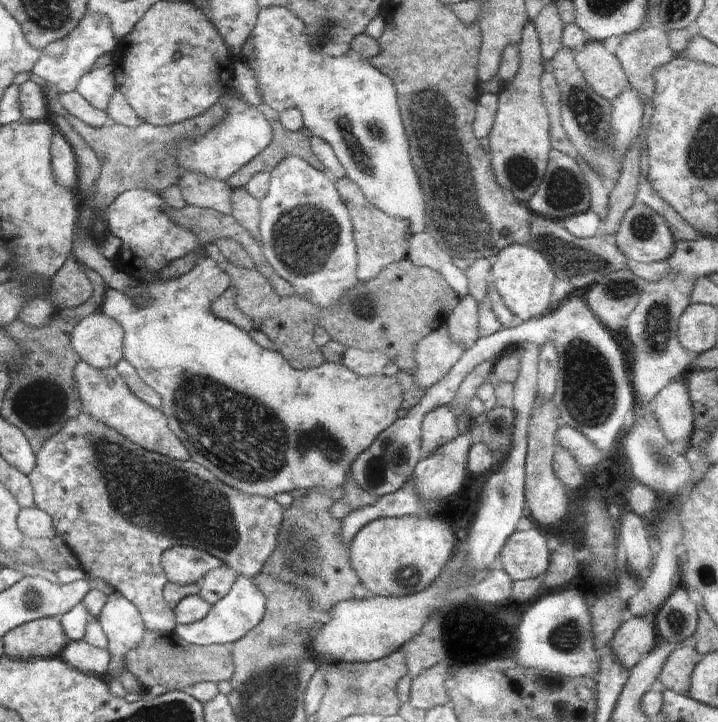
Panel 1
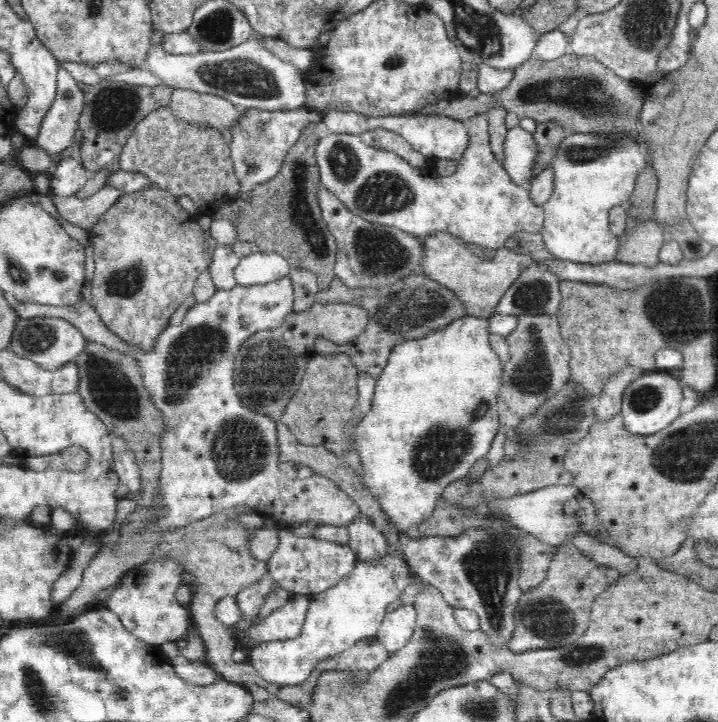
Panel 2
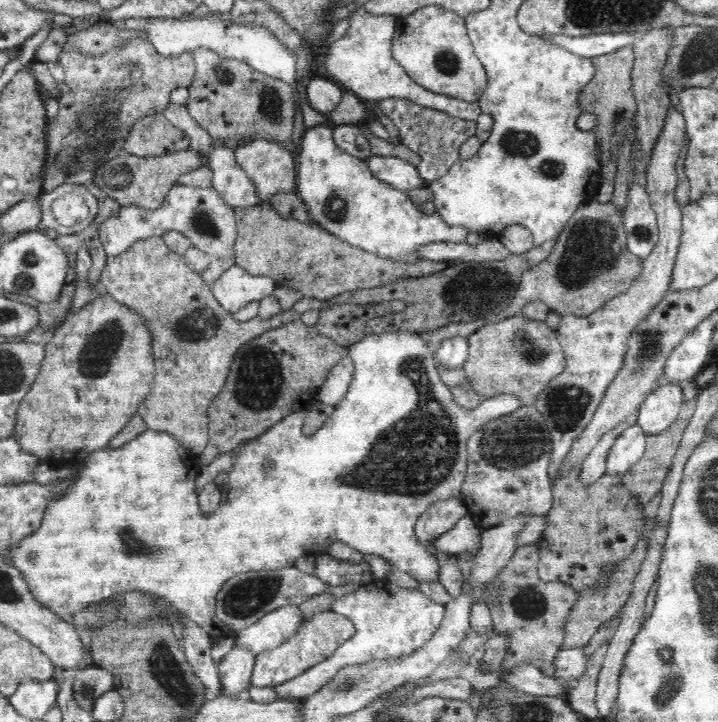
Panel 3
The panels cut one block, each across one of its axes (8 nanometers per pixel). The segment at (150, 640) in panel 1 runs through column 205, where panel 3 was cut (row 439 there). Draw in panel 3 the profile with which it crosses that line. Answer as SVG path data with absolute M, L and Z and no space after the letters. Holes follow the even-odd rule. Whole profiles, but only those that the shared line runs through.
M692 398L692 400L685 400L681 405L681 412L679 413L678 419L674 421L674 424L672 424L670 428L667 428L661 433L646 435L645 451L642 458L623 474L623 485L630 492L638 496L639 502L642 505L648 502L648 500L652 500L652 498L656 496L656 492L660 492L664 479L666 478L667 472L672 464L674 455L676 454L680 441L682 440L684 431L688 424L690 424L690 420L696 410L696 399Z

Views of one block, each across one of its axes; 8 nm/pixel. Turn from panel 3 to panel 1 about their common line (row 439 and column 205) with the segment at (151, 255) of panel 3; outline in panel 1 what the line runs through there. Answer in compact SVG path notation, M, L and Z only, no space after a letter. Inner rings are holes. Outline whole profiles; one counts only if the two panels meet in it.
M184 171L180 174L177 185L187 205L216 210L224 215L232 214L230 196L233 188L228 186L228 181Z

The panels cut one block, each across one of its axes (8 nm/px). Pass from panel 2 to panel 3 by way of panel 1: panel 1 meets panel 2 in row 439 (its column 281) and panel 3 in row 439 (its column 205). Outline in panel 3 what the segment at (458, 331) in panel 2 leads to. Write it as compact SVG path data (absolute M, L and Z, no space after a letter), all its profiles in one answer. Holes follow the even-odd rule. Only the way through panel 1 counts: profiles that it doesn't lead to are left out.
M418 333L368 334L360 342L348 347L347 354L354 361L354 376L346 391L345 398L342 398L342 402L336 406L328 421L322 423L314 434L310 436L300 434L298 436L300 440L290 440L290 416L285 416L264 434L240 447L238 454L233 458L233 465L228 473L229 481L221 486L220 506L209 517L206 517L200 509L196 484L190 478L192 476L190 470L194 465L200 466L199 463L195 463L193 453L187 453L171 434L147 428L142 434L138 434L136 438L132 438L130 442L126 442L120 448L104 446L104 448L100 448L100 450L96 450L96 452L84 458L84 462L78 469L78 481L75 481L64 494L60 494L60 496L56 496L48 502L48 508L44 510L44 518L42 518L38 529L34 530L32 534L28 534L26 538L20 538L20 542L8 551L9 563L22 573L22 577L28 583L28 589L32 591L36 601L42 603L63 619L69 620L72 614L83 611L89 604L99 603L118 593L142 591L164 597L181 614L199 624L211 638L218 641L235 635L235 631L217 620L216 616L216 595L230 578L243 572L293 567L296 558L313 554L317 546L326 542L330 537L332 537L333 543L335 541L344 542L362 554L379 555L385 558L389 564L407 572L419 583L438 582L440 565L436 554L432 552L431 547L426 547L418 542L415 535L415 522L431 504L460 496L468 466L468 451L466 450L468 438L487 422L502 418L521 408L523 406L522 401L512 394L499 394L493 397L485 397L481 404L470 412L462 410L452 400L451 388L442 380L438 368L436 368L434 352L429 348L427 341L421 338ZM266 460L271 462L269 467L264 467Z

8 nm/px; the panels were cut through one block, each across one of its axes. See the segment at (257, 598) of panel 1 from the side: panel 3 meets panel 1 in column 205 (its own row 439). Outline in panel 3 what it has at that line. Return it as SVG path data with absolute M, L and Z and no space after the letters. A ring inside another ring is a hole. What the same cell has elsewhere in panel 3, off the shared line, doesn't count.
M632 424L624 432L620 432L608 454L606 473L623 478L623 474L642 458L646 435L638 424Z

